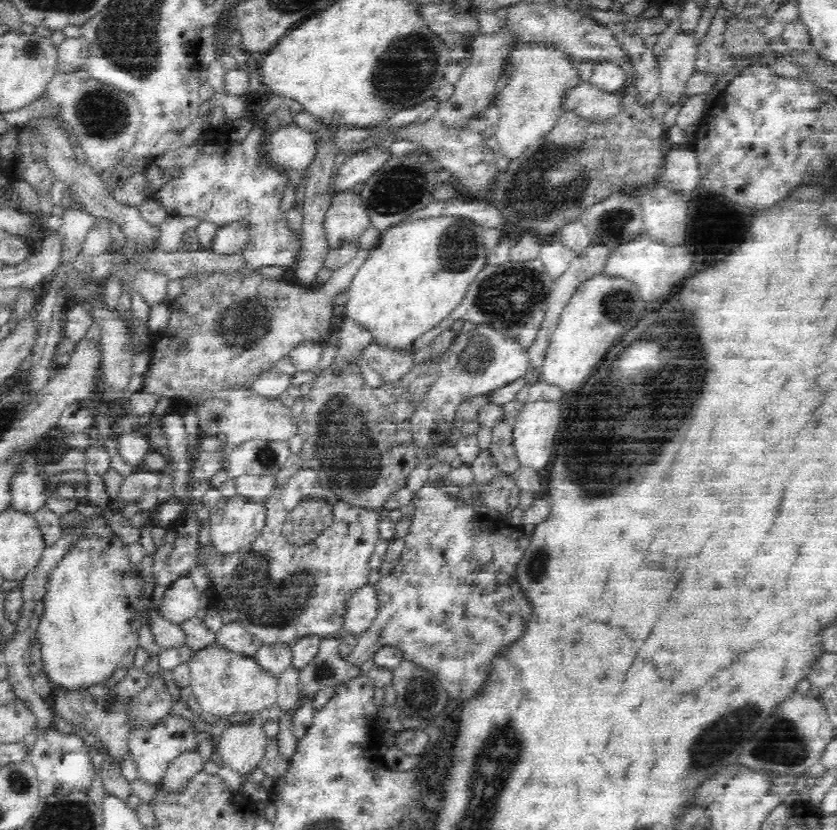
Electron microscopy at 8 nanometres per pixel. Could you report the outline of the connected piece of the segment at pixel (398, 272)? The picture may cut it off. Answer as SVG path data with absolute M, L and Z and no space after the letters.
M438 214L402 220L381 232L368 256L347 288L348 300L340 316L363 324L380 344L393 348L406 348L431 330L460 300L473 282L472 278L486 263L487 251L483 243L485 229L475 220L460 214Z

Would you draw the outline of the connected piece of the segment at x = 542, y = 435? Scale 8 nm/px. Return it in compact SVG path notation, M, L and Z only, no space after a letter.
M535 400L525 402L516 412L511 424L511 443L518 463L530 465L534 470L542 469L552 456L554 437L561 420L562 404L558 400Z

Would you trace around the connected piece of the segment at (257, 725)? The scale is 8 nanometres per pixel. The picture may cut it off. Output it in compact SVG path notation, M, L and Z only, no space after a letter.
M242 718L225 727L215 743L215 749L224 763L240 773L252 772L266 748L268 738L263 724L255 718Z

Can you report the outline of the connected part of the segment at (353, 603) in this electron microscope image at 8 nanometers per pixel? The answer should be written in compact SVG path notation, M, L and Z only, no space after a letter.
M365 584L354 591L345 608L341 632L361 635L372 625L377 613L377 602L373 587Z

